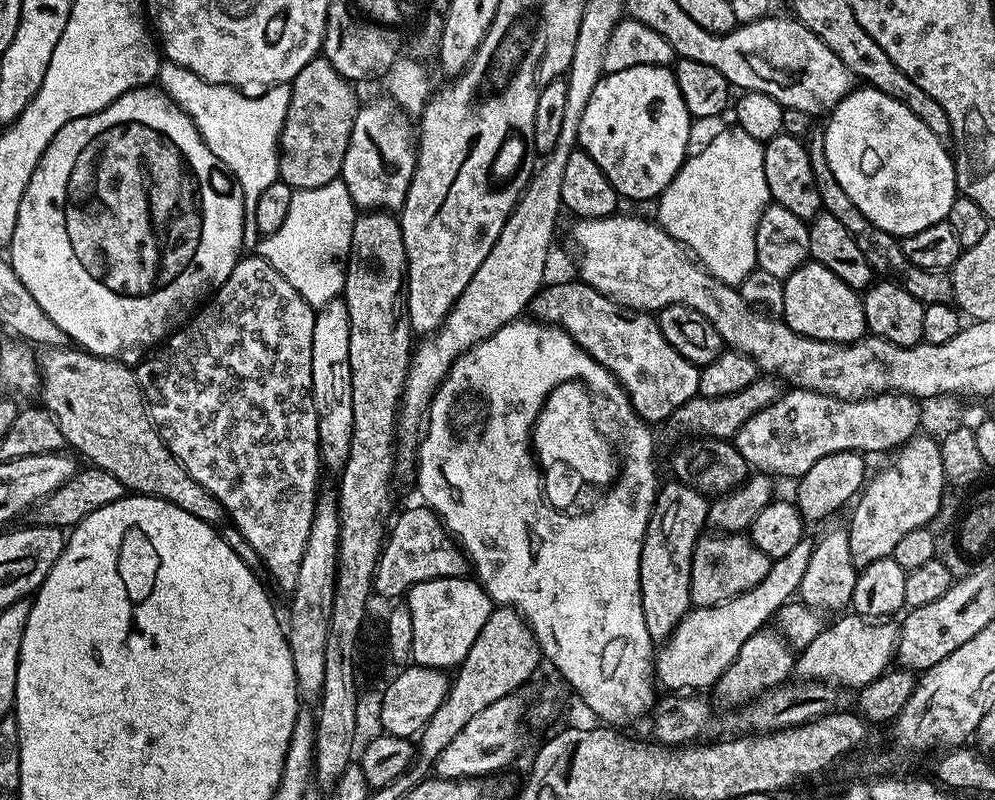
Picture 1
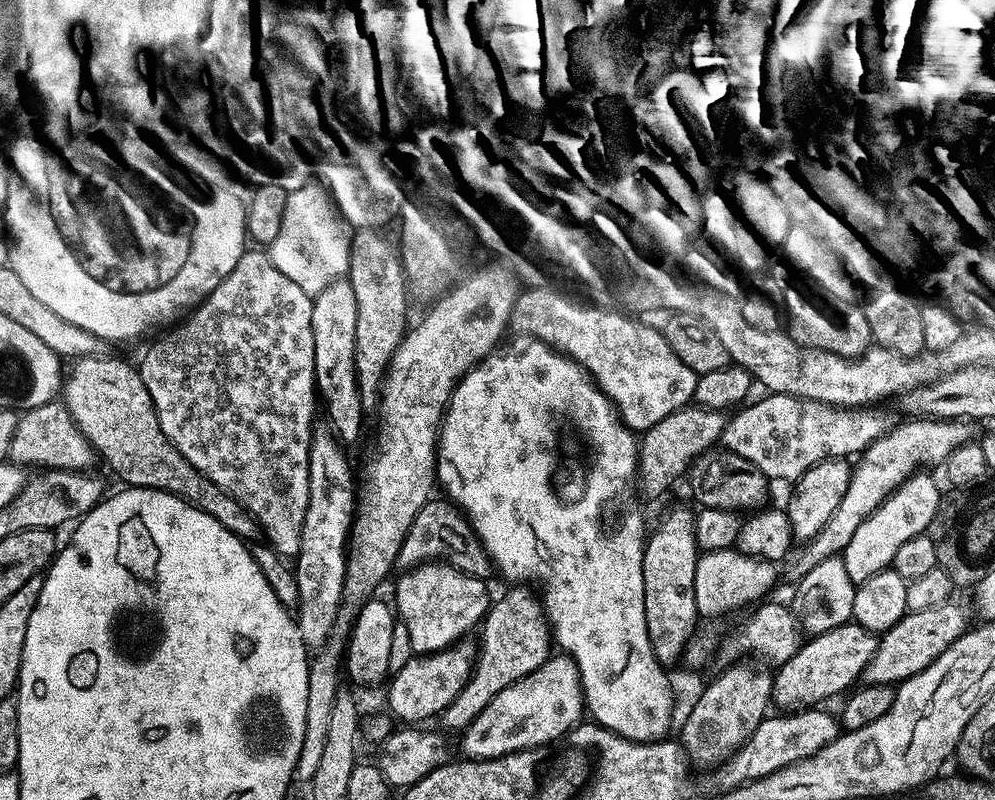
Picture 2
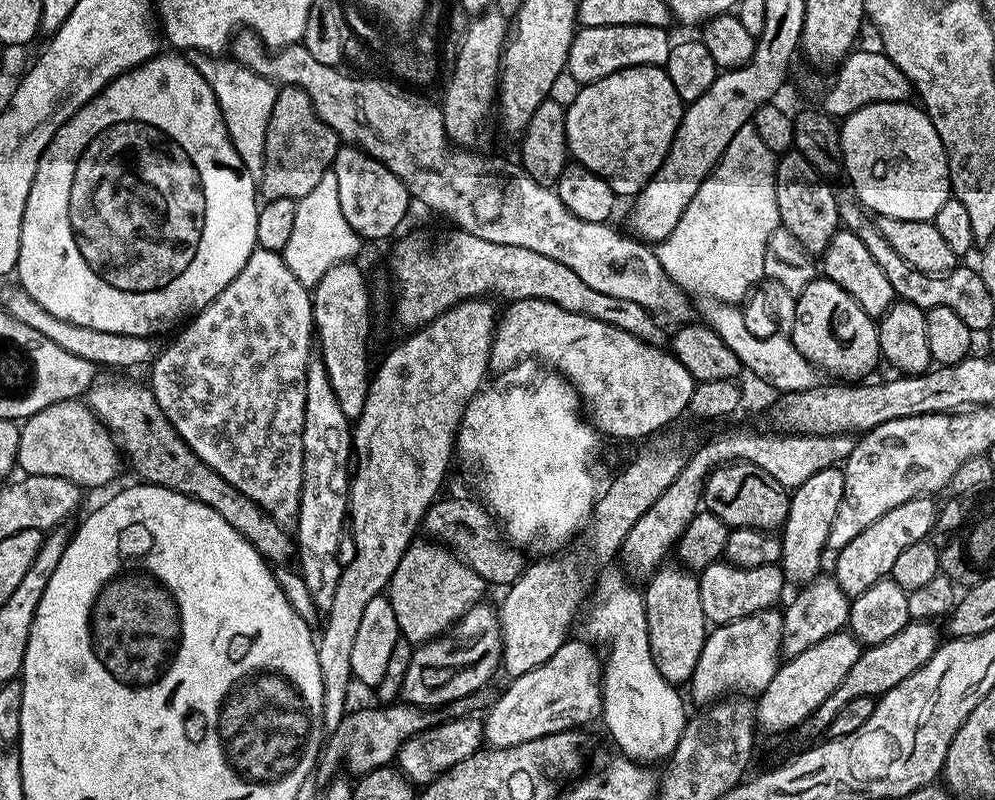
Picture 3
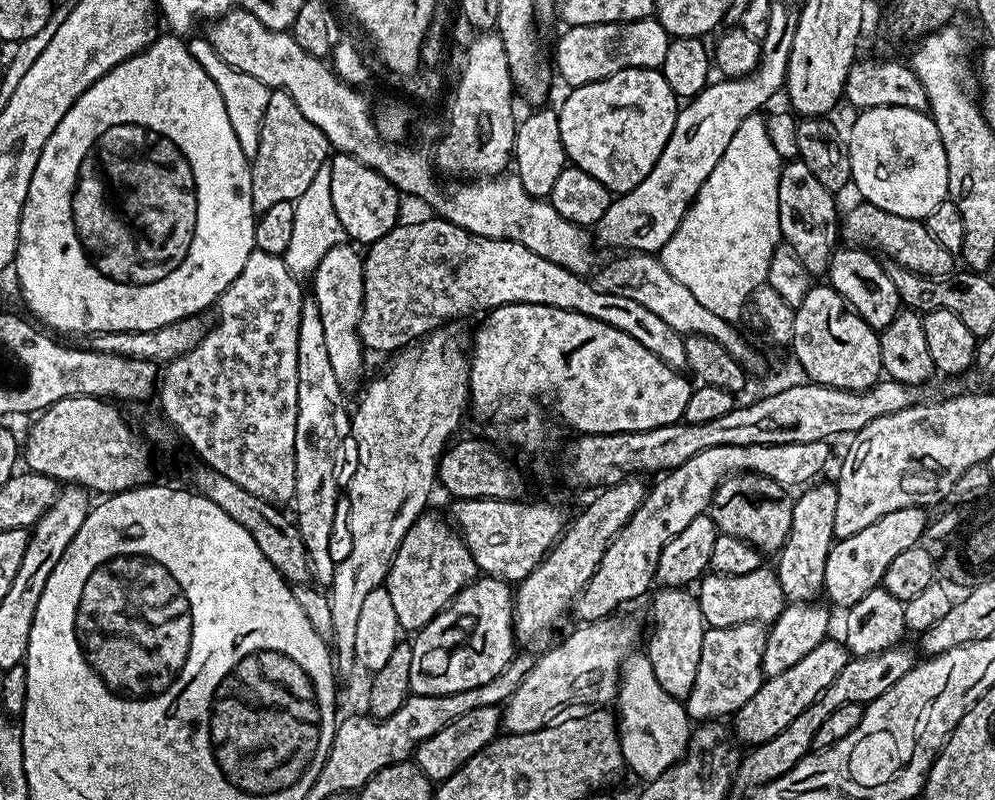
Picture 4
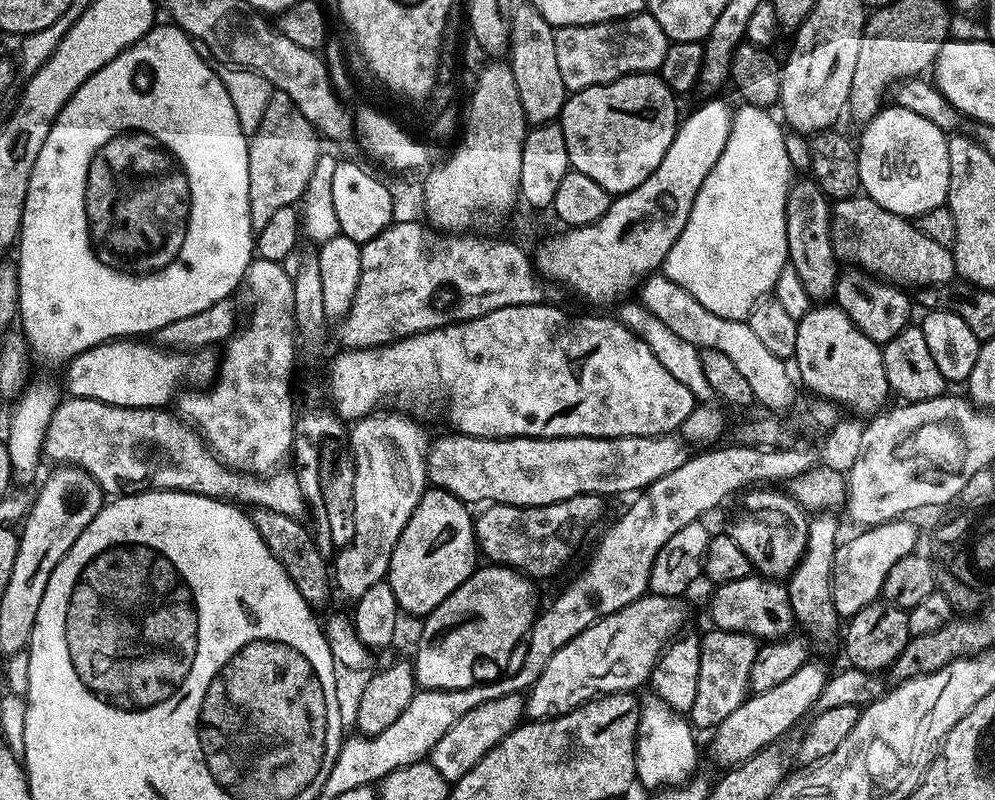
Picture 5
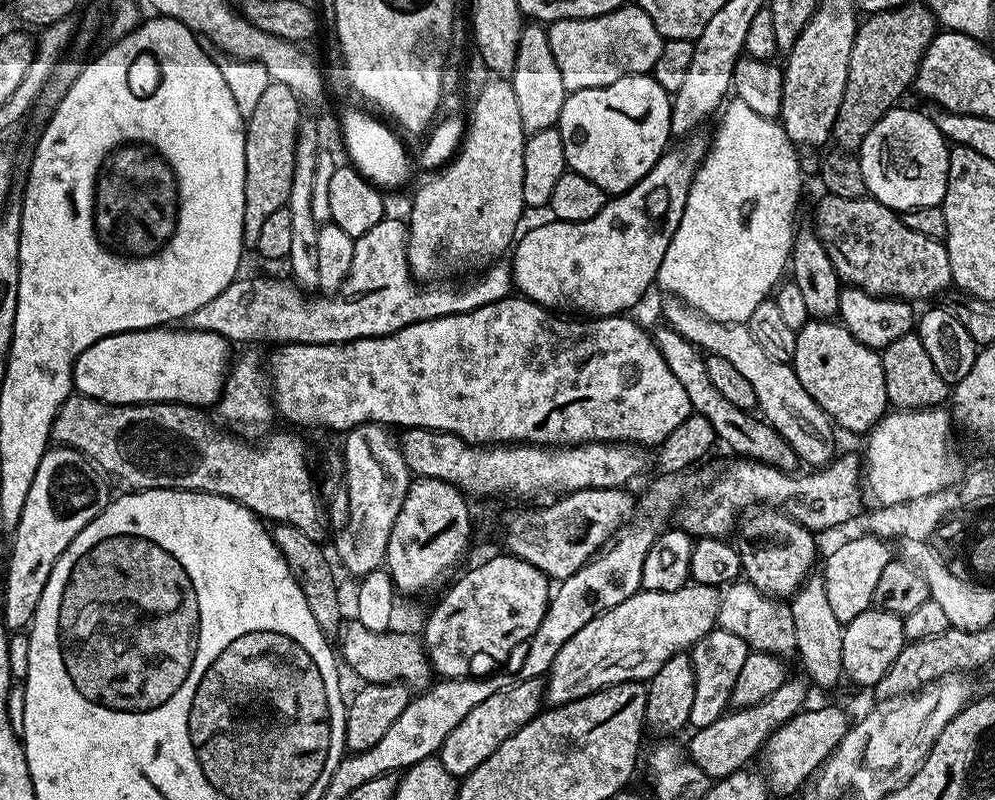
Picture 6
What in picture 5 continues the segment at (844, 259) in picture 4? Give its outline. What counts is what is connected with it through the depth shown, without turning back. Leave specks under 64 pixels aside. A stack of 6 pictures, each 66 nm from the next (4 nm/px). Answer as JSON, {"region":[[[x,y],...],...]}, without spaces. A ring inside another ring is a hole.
{"region":[[[855,266],[841,271],[840,277],[836,279],[834,302],[844,311],[846,318],[850,318],[850,322],[854,322],[854,326],[866,334],[866,338],[881,346],[888,344],[890,338],[898,338],[898,334],[909,327],[911,320],[908,319],[914,309],[913,297],[905,289]]]}

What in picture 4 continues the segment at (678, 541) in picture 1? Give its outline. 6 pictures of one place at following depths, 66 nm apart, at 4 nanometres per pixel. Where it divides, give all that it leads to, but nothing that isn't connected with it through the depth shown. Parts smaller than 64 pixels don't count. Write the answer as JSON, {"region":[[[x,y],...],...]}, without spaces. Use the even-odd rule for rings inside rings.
{"region":[[[688,588],[659,589],[660,593],[652,600],[652,633],[647,633],[648,649],[646,655],[654,678],[662,685],[662,690],[675,700],[687,701],[690,690],[694,690],[694,678],[698,675],[698,662],[702,659],[702,638],[705,622],[702,618],[702,606]]]}

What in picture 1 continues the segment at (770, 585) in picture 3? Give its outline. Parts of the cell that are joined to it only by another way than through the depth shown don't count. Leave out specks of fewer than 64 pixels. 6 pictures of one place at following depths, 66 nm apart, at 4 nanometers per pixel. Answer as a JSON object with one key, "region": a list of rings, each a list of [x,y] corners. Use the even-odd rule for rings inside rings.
{"region":[[[739,532],[704,534],[696,541],[690,566],[690,594],[695,607],[705,608],[726,602],[762,582],[772,565],[772,559],[747,535]]]}

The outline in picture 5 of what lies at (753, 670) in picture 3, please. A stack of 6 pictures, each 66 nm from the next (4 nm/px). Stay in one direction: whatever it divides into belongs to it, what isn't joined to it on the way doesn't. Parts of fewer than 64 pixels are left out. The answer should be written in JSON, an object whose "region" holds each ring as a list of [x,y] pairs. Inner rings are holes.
{"region":[[[711,630],[700,636],[700,665],[698,666],[698,695],[690,713],[693,729],[715,730],[749,695],[750,666],[754,666],[758,641],[744,632]]]}

